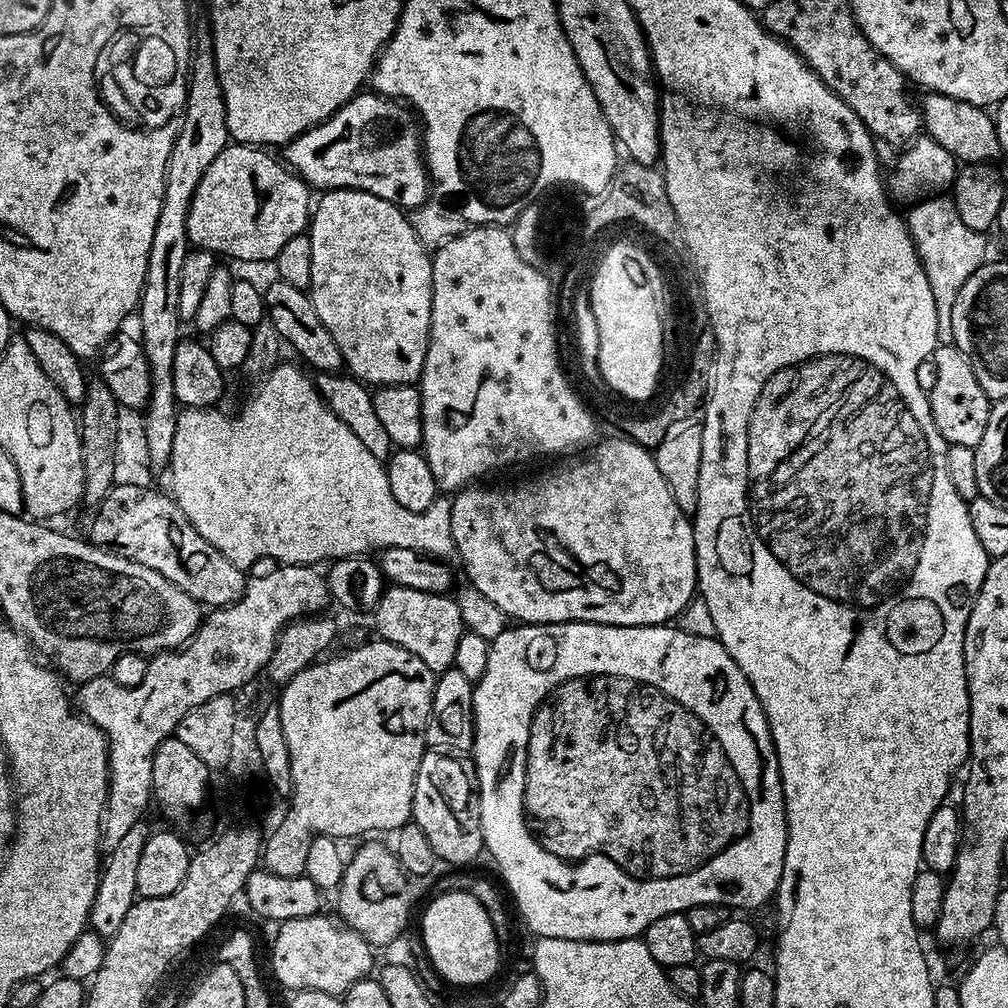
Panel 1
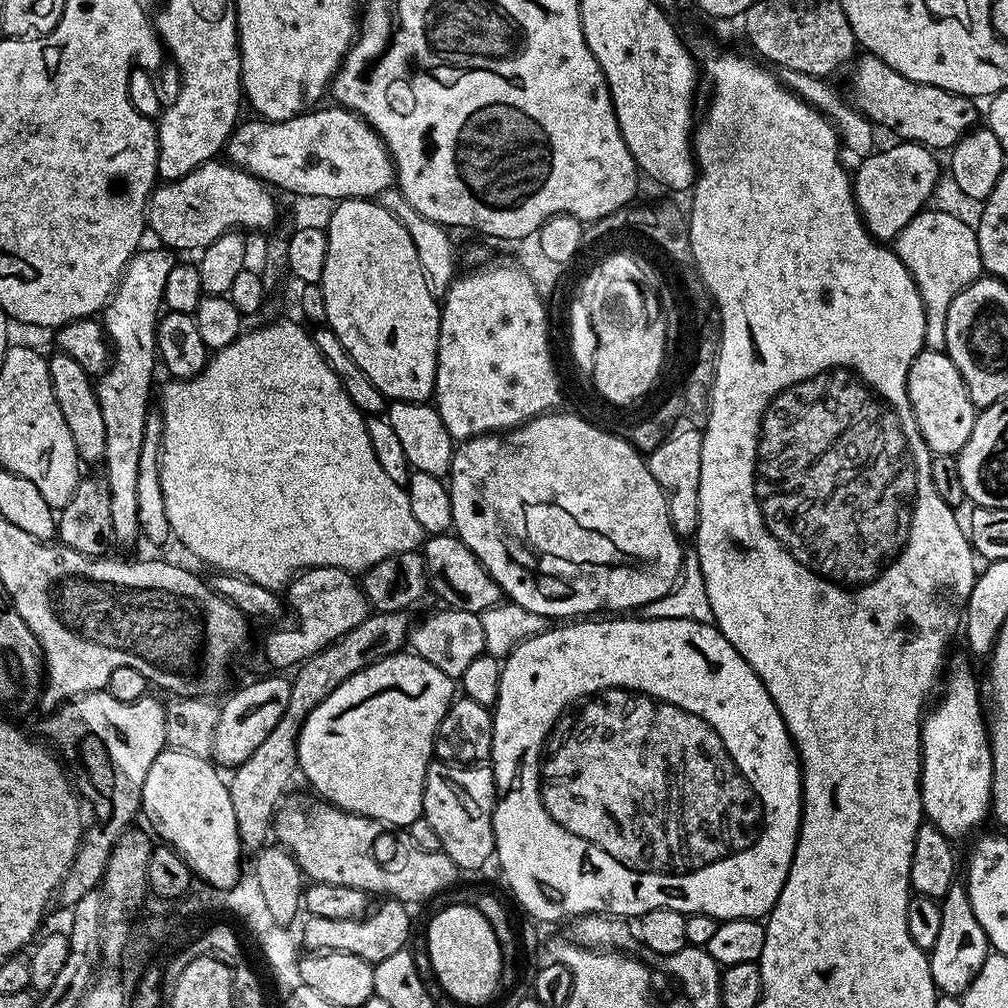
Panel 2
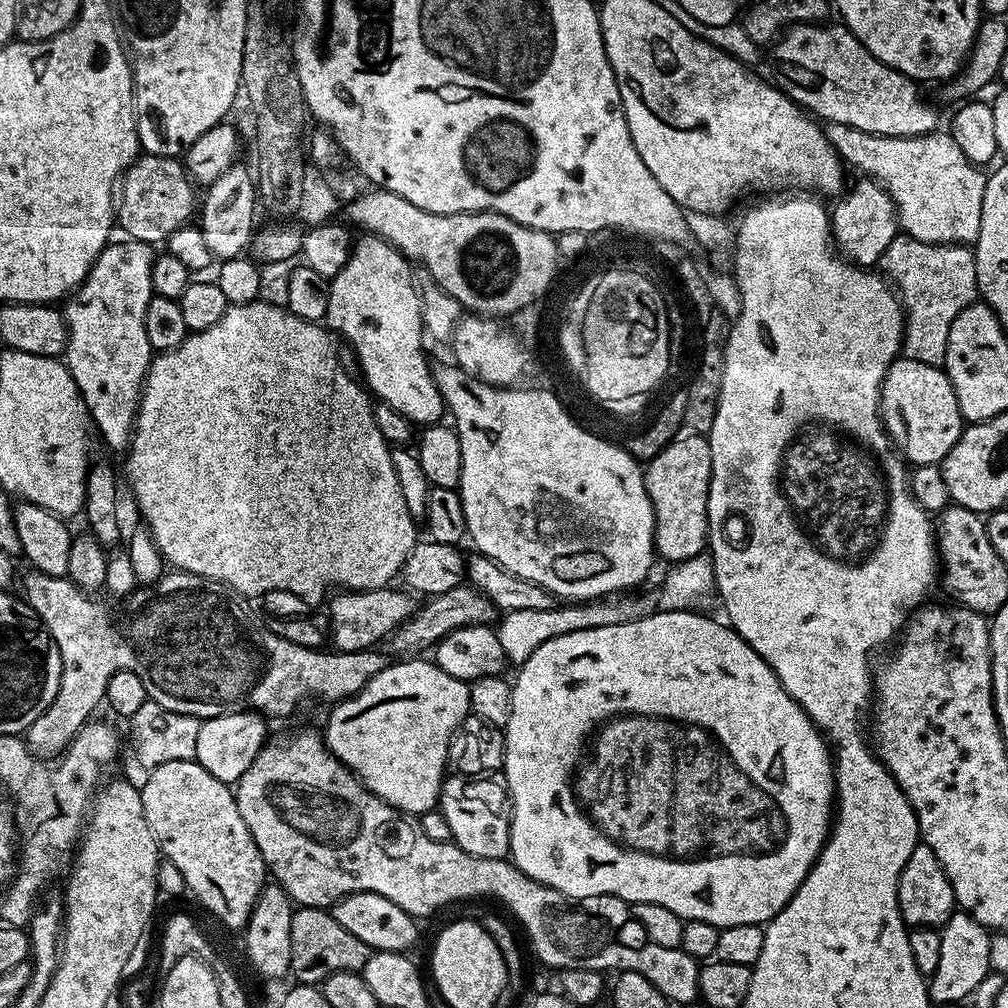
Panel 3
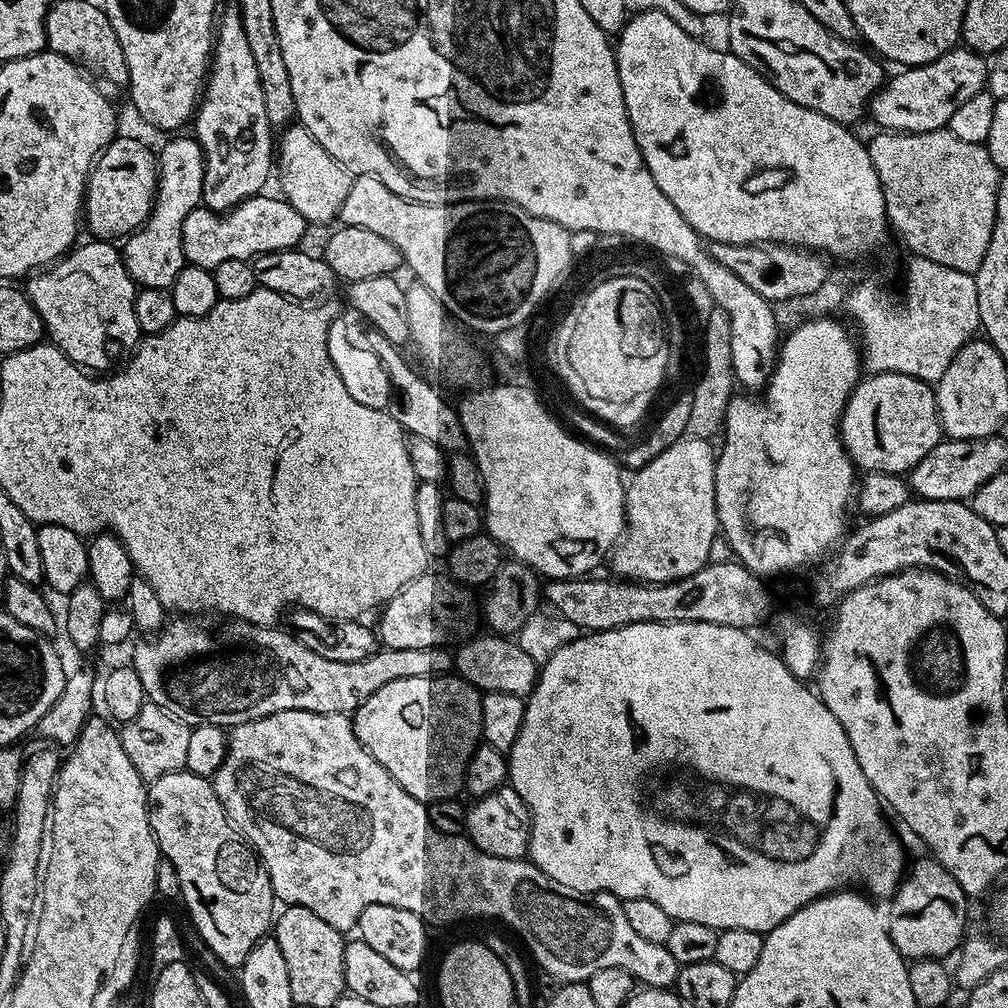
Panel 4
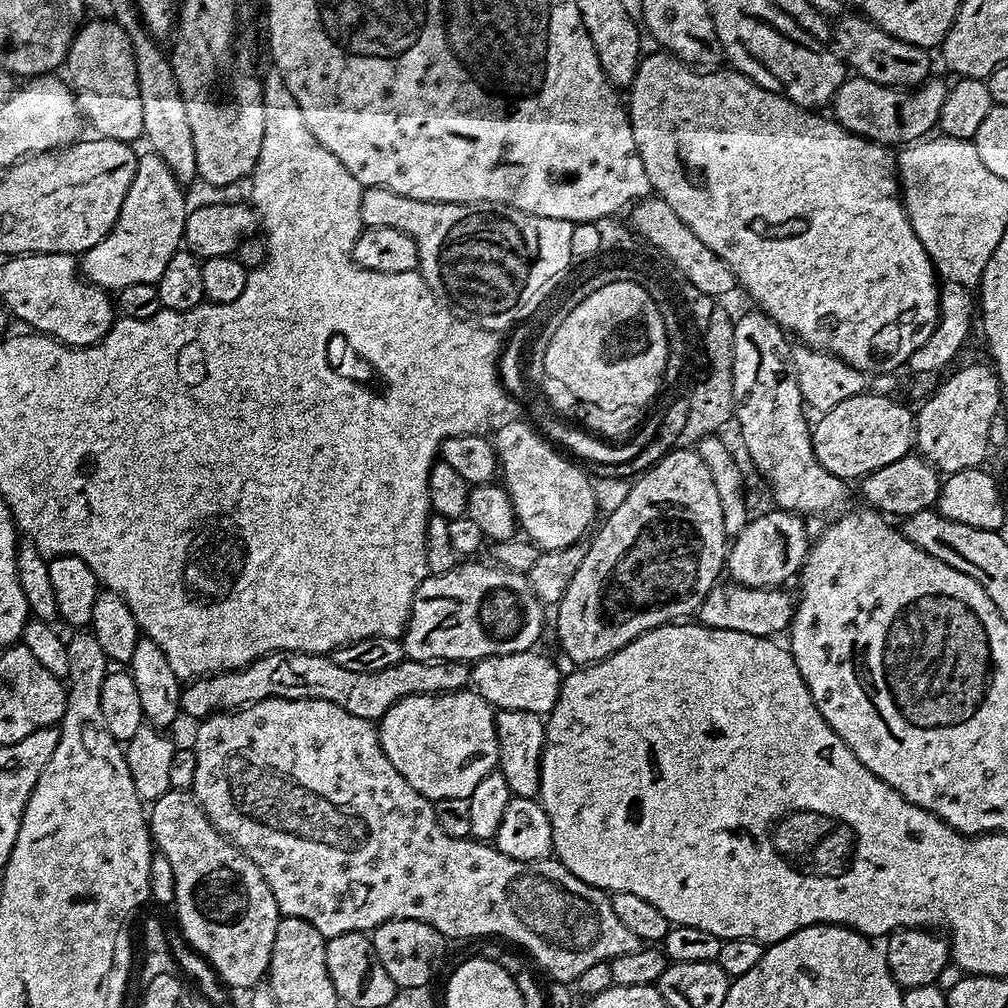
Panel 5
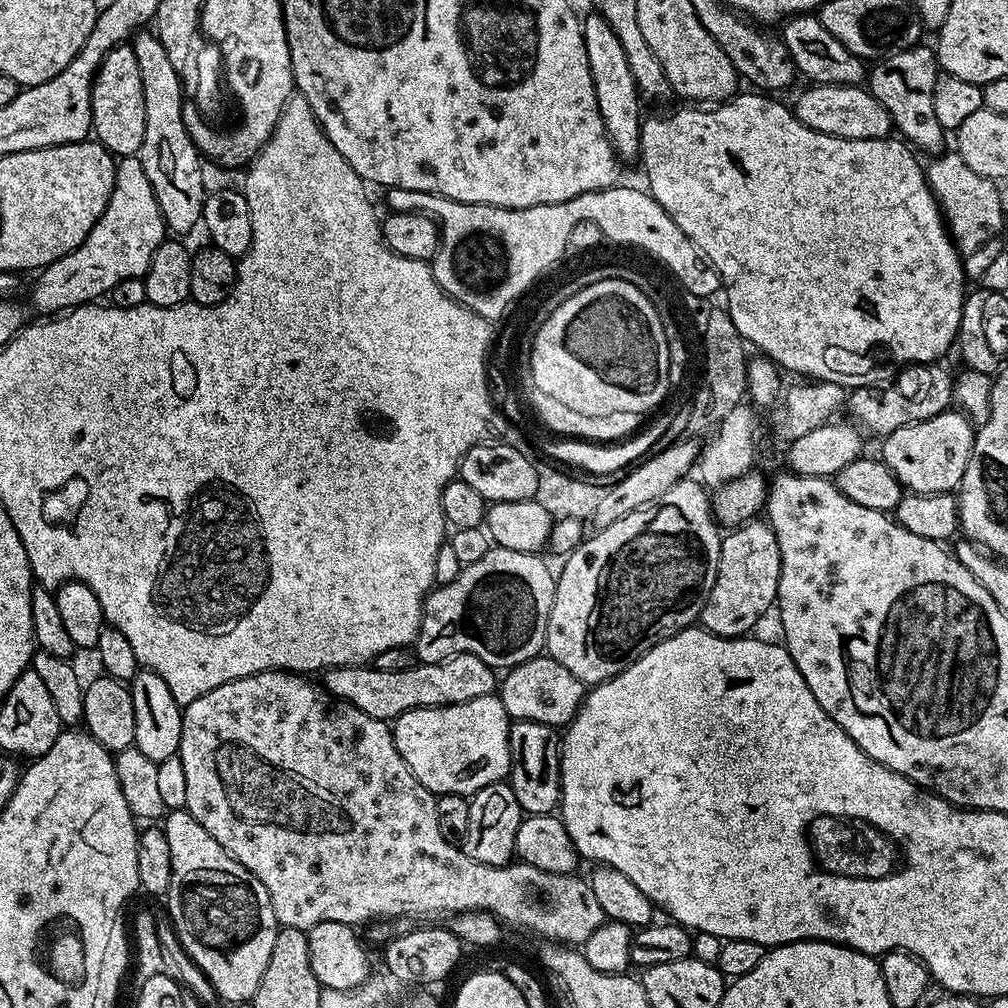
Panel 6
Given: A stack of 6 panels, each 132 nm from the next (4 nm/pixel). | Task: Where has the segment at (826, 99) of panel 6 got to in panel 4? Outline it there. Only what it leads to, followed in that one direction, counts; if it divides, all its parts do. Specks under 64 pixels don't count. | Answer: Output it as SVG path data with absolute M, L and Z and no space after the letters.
M967 46L951 48L934 62L914 64L897 72L900 73L893 80L885 79L870 101L870 116L872 112L876 128L897 134L947 129L954 110L974 98L974 94L985 91L988 82L987 59Z

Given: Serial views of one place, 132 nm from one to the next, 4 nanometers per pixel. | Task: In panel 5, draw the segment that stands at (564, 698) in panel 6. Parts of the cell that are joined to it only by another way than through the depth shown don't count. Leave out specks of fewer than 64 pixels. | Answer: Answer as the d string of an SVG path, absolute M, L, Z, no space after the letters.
M540 650L527 652L515 652L514 654L502 654L475 661L470 668L470 684L474 691L481 696L493 709L499 710L530 710L537 714L551 712L556 700L560 697L560 685L562 672L556 669L556 664L548 656L543 656Z

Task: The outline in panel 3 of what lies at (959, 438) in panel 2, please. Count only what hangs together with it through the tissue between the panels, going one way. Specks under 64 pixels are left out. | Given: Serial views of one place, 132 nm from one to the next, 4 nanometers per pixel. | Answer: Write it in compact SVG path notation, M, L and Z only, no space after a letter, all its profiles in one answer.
M897 358L886 370L884 384L880 387L880 419L883 421L889 440L902 453L909 465L940 464L950 450L954 450L954 442L964 432L966 421L962 410L958 410L958 398L954 398L954 386L950 386L950 378L943 367L926 362L914 362L907 358Z

